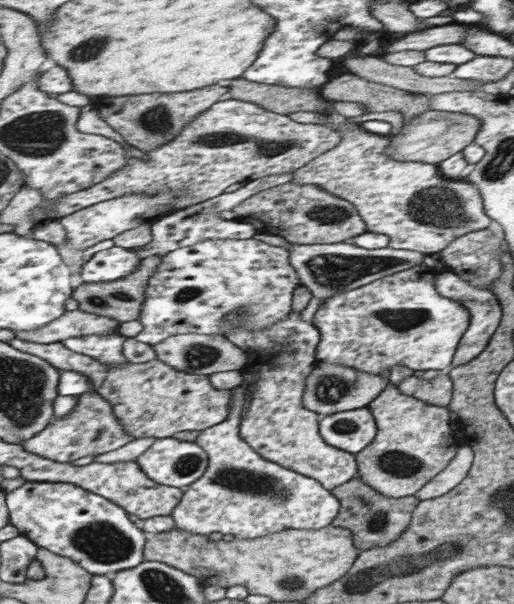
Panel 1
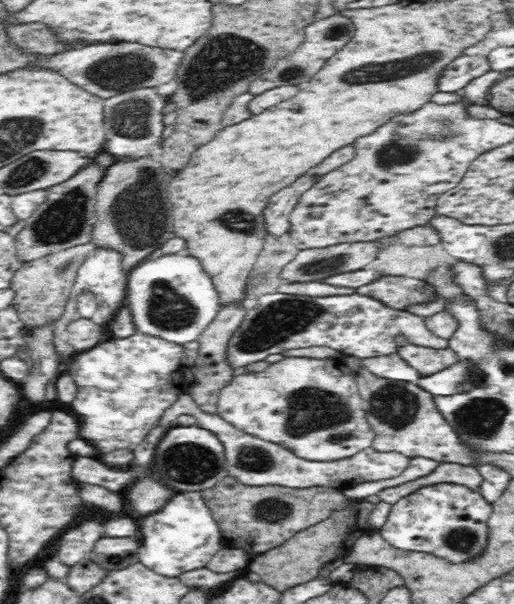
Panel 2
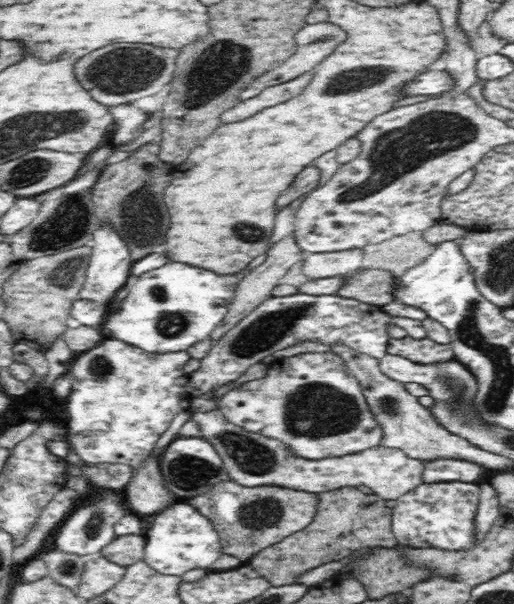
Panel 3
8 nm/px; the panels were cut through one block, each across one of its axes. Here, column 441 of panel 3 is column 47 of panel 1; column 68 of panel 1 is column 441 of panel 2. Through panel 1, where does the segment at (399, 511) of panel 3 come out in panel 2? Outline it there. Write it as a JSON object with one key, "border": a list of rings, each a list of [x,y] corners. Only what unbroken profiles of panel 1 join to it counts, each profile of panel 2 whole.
{"border":[[[444,482],[422,486],[391,504],[388,520],[379,532],[396,548],[432,553],[458,564],[484,548],[490,514],[492,506],[478,490]]]}

